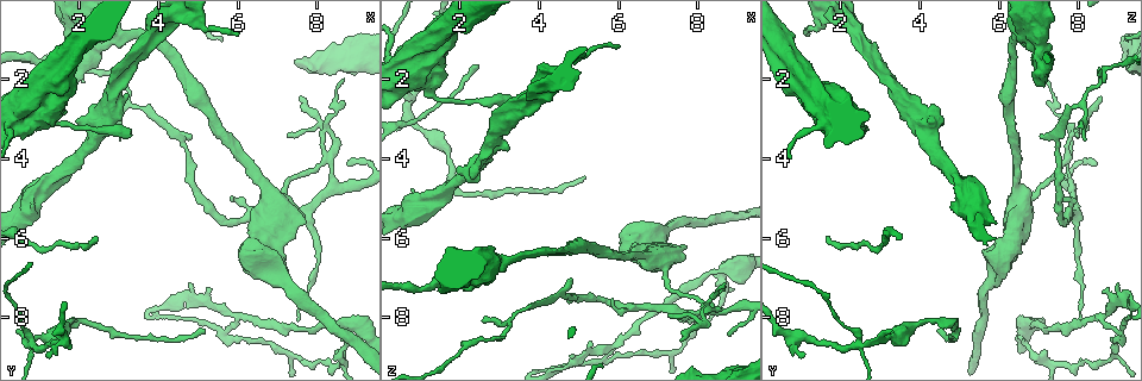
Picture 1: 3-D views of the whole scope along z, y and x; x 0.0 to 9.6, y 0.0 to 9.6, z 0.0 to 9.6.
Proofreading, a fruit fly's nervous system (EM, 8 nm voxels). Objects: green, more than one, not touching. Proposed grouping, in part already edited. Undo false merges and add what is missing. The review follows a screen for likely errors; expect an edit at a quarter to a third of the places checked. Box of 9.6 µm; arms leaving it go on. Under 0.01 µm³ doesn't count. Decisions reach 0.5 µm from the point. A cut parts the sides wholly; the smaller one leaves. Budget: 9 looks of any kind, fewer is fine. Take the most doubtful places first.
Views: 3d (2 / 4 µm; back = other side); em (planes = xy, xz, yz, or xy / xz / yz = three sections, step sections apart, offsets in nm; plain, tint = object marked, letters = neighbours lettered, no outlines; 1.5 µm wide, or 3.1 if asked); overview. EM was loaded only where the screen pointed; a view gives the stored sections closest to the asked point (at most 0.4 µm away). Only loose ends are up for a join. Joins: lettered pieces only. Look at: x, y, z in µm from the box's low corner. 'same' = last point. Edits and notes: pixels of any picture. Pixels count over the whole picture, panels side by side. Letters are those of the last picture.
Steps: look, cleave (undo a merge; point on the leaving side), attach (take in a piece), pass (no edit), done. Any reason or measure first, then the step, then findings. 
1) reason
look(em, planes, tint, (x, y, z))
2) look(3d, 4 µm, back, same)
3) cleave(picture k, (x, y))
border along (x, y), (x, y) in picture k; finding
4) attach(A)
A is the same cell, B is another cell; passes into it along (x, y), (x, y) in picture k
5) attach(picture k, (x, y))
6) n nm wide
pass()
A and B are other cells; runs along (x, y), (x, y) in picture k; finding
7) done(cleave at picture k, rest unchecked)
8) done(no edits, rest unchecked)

sharp bend
look(3d, 2 µm, (8.25, 4.05, 7.70))

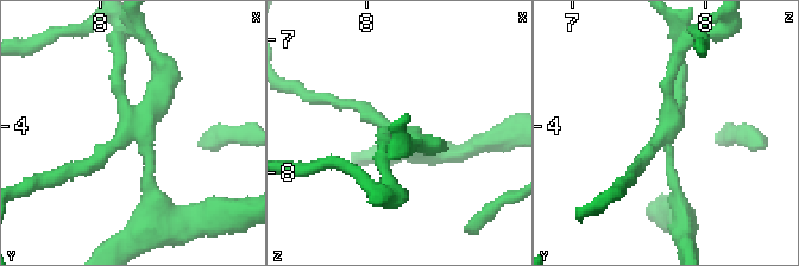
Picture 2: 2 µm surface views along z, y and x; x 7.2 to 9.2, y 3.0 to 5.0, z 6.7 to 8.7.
now the EM
look(em, planes, letters, (8.24, 4.04, 7.70))

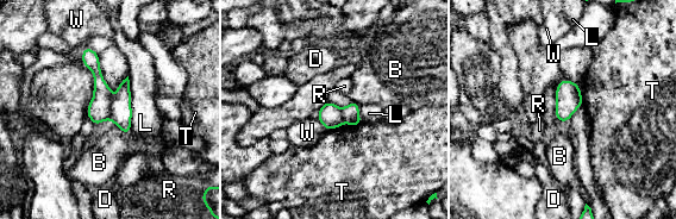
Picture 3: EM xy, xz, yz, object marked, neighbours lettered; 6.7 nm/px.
3 arms
cleave(picture 3, (121, 112))
B, D, L, R, T and W are other cells; border along (113, 99), (108, 118) in picture 3; a second neuron is stuck on

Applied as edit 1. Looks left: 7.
look(overview)

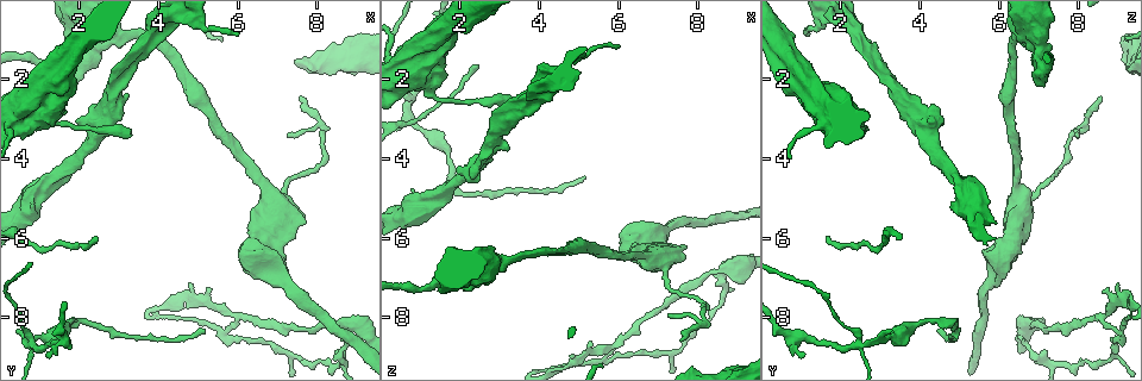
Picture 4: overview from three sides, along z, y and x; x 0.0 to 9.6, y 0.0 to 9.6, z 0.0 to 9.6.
four arms meet
look(em, xy, step 4, plain, (0.80, 8.70, 2.50))

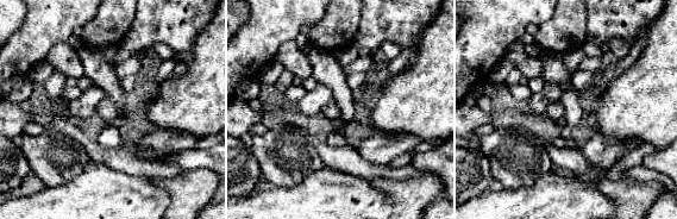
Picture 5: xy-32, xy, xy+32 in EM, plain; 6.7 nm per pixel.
where the object lies
look(em, xy, step 4, tint, same)

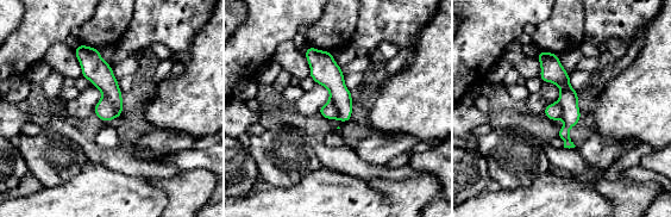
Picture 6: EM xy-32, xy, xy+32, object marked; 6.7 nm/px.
what lies round it
look(em, xy, step 4, letters, same)

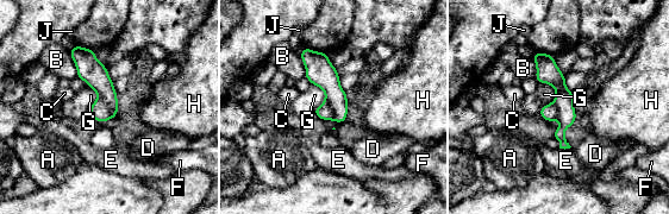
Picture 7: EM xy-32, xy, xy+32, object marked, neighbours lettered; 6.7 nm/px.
cleave(picture 7, (93, 73))
A, B, C, D, E, F, G, H and J are other cells; two neurons meet here

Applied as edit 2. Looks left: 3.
calibre changes
look(3d, 2 µm, (5.00, 0.60, 1.45))

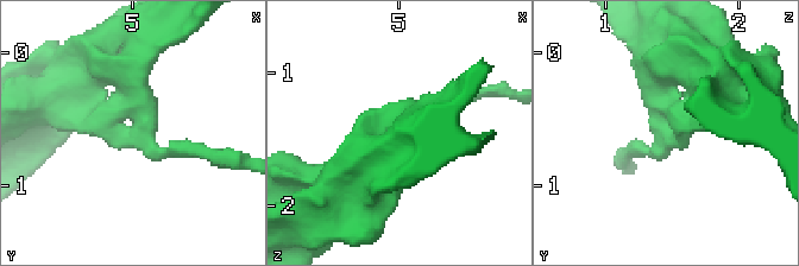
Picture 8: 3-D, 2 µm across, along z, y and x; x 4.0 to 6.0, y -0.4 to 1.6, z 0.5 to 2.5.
shape alone is not enough
look(em, planes, letters, (5.00, 0.60, 1.46))

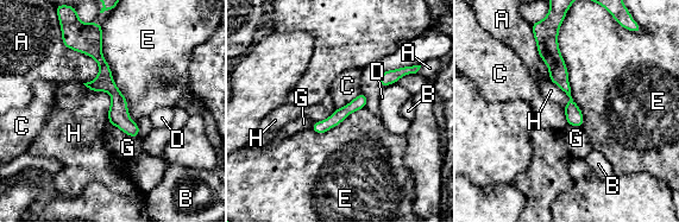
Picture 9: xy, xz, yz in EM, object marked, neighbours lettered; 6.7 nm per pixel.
pass()
A, B, C, D, E, G and H are other cells; runs along (99, 39), (105, 82), (134, 134) in picture 9; continuous, no second neuron

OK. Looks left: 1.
done(cleave at picture 3, cleave at picture 7, rest unchecked)

